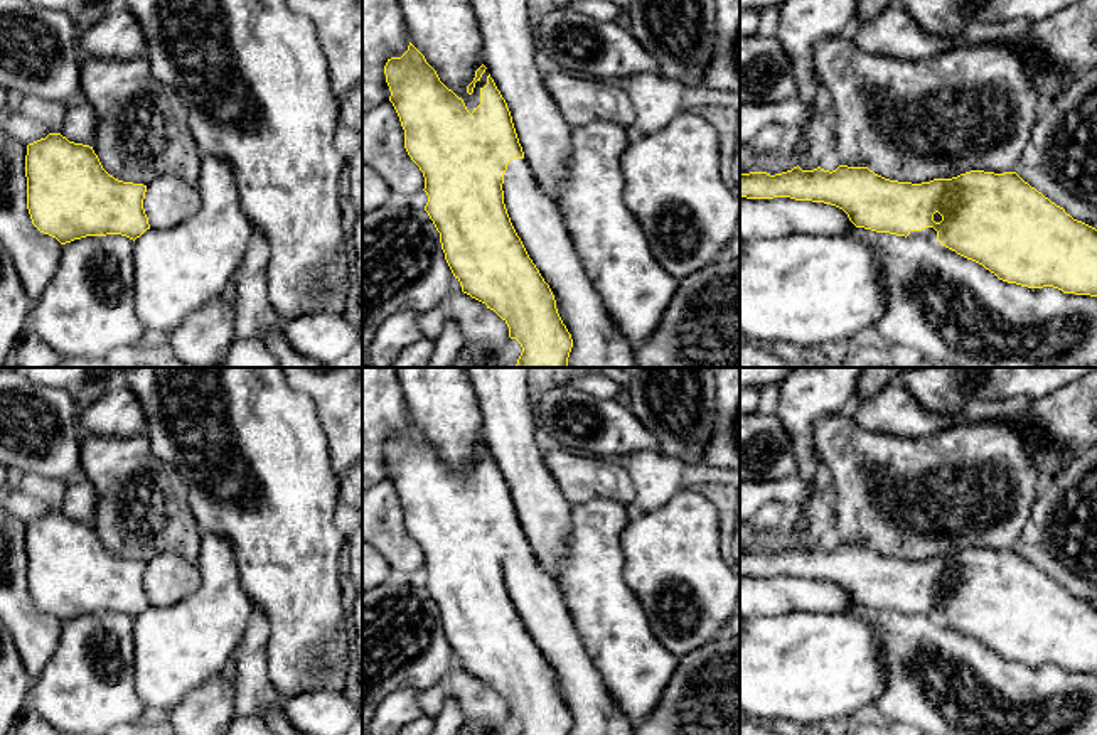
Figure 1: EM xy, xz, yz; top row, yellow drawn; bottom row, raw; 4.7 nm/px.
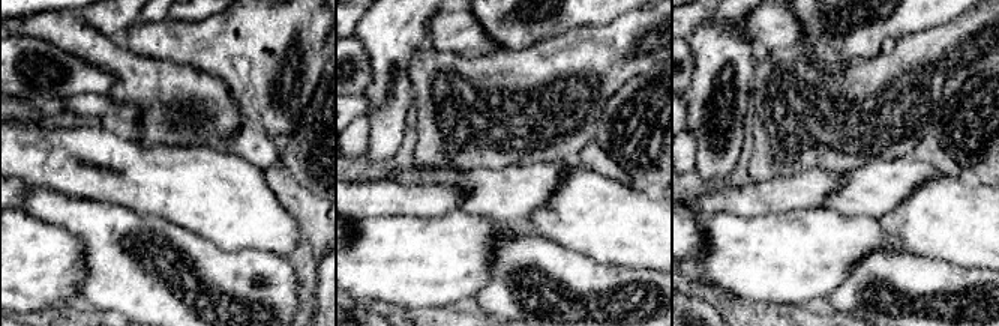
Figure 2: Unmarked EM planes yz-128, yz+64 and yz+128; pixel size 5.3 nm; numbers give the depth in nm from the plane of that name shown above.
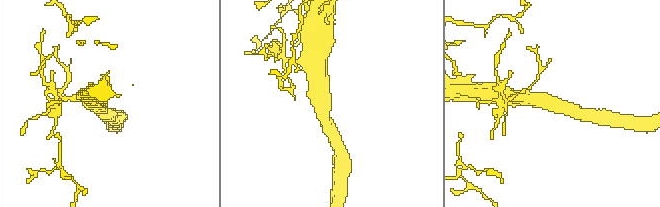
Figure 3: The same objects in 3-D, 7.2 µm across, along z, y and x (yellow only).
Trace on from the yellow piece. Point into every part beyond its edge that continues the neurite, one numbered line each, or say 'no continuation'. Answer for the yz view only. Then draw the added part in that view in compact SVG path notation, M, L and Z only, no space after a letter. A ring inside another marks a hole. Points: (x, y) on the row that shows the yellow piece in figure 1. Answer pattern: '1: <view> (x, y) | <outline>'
1: yz (931, 233) | M925 228L922 231L910 231L908 238L923 236L932 241L937 241L937 231L934 228Z

